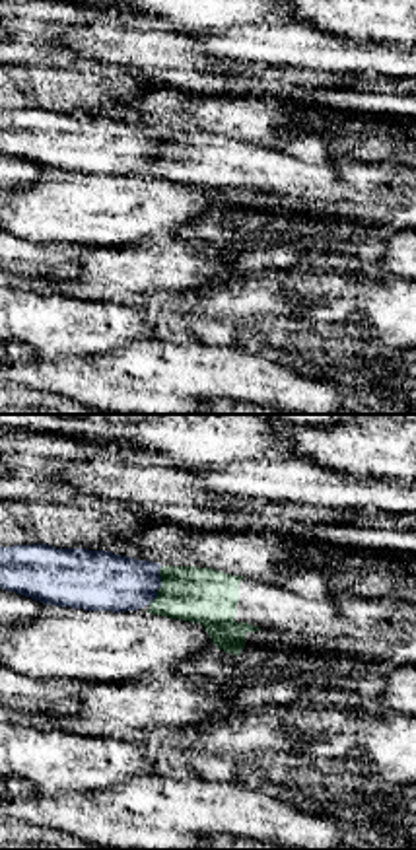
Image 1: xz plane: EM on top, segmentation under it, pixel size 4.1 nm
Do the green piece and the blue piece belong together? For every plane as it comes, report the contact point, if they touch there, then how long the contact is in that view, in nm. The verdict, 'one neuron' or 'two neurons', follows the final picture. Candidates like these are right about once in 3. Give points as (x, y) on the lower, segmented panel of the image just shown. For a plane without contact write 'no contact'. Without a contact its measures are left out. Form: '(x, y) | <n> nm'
(162, 586) | 170 nm

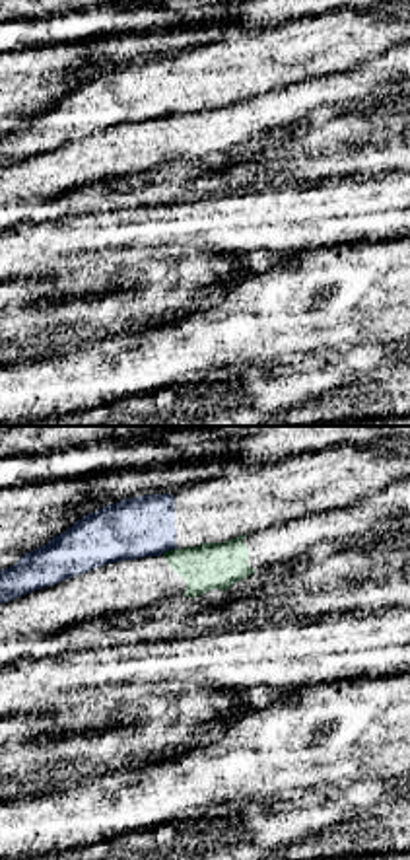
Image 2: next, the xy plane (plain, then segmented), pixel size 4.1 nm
(170, 551) | 80 nm

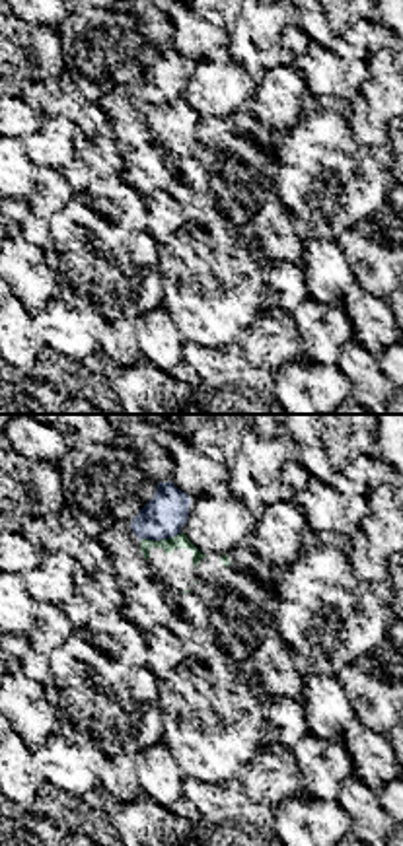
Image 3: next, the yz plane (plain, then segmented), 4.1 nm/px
(162, 539) | 170 nm

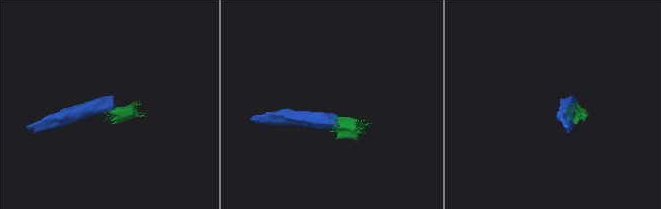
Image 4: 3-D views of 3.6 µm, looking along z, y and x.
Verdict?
two neurons

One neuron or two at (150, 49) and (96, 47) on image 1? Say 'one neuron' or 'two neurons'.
one neuron

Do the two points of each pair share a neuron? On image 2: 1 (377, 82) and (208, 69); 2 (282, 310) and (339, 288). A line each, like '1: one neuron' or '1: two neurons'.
1: two neurons
2: one neuron

